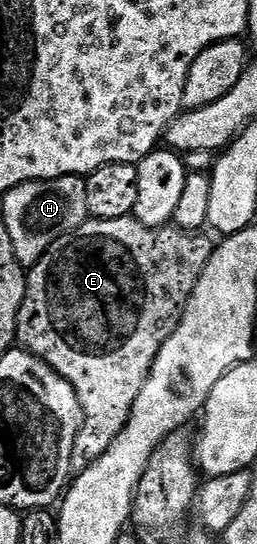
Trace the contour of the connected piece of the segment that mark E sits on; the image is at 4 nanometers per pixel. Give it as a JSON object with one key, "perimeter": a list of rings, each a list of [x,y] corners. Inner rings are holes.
{"perimeter":[[[129,215],[119,219],[91,218],[84,225],[80,225],[80,229],[60,237],[60,241],[53,243],[48,249],[48,253],[44,253],[44,257],[40,257],[37,265],[29,268],[26,276],[24,301],[20,305],[18,314],[16,343],[19,348],[31,351],[36,357],[43,359],[55,373],[64,377],[64,381],[68,381],[68,385],[72,385],[72,389],[76,389],[76,397],[82,406],[82,427],[78,431],[74,446],[72,467],[75,472],[83,471],[88,465],[92,465],[92,461],[100,458],[108,449],[108,445],[112,445],[112,441],[116,441],[120,429],[124,429],[124,425],[132,413],[132,405],[136,401],[136,397],[140,397],[140,391],[144,389],[144,385],[148,381],[150,370],[160,353],[162,343],[168,341],[168,337],[172,337],[172,333],[178,328],[178,322],[182,320],[182,314],[192,297],[192,291],[196,289],[196,283],[200,281],[200,273],[204,273],[215,246],[215,240],[210,240],[206,233],[187,233],[181,227],[173,225],[145,227],[139,219]]]}

